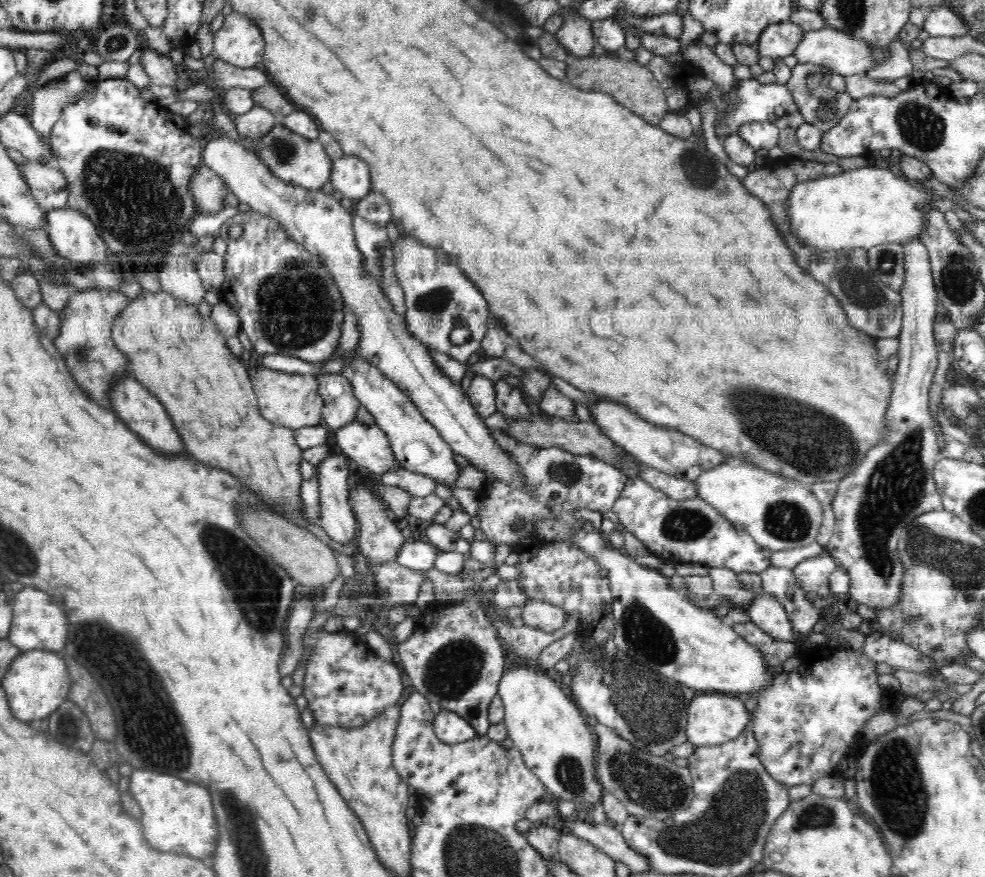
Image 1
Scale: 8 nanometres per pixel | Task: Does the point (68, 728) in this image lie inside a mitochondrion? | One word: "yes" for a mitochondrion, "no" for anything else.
yes

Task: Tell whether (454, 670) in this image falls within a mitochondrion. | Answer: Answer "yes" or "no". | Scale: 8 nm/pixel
yes

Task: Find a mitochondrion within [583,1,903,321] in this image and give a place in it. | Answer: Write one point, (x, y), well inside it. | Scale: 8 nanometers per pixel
(824, 94)

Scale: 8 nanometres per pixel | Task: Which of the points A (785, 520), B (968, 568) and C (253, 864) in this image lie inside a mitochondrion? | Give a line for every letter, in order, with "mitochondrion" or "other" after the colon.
A: mitochondrion
B: mitochondrion
C: mitochondrion

